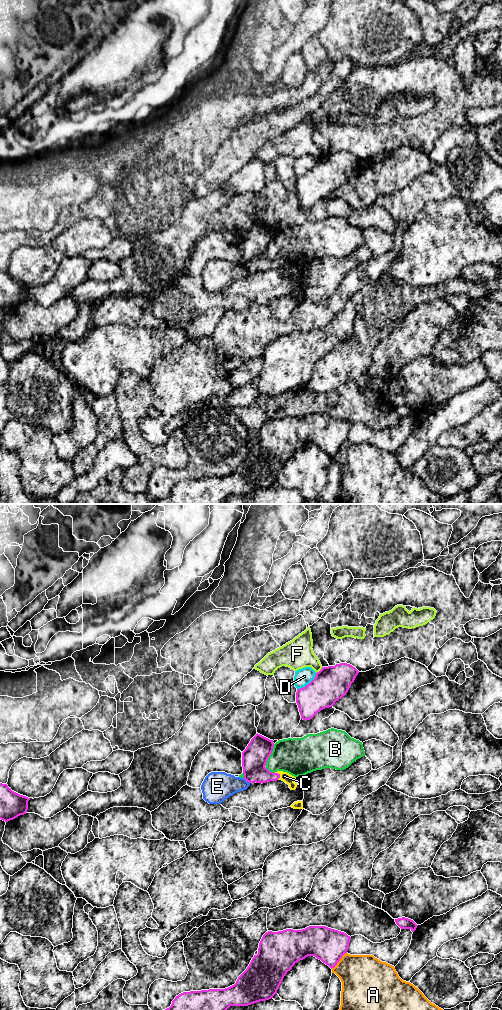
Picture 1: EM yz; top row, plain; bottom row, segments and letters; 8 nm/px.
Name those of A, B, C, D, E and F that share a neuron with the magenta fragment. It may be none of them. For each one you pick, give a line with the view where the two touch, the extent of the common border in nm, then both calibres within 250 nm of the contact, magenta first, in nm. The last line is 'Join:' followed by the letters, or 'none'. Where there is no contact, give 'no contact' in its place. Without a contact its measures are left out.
C: yz | 70 nm | 200/80 nm
Join: C

